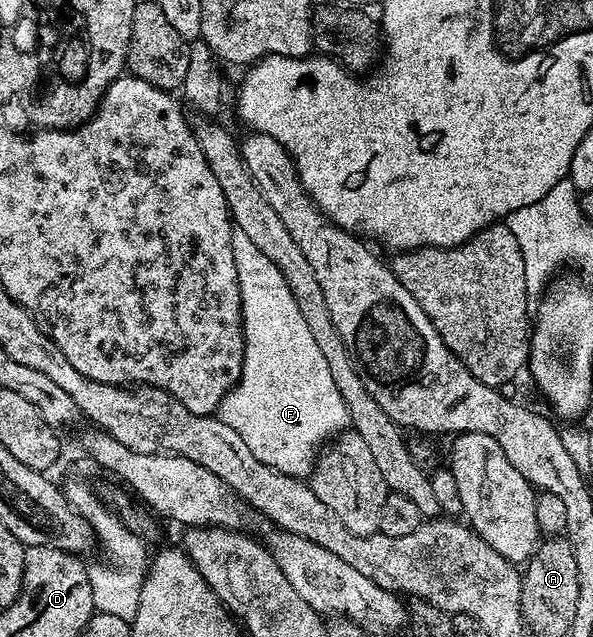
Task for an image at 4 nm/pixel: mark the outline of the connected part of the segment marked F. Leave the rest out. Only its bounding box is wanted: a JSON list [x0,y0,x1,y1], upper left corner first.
[216,228,350,478]

